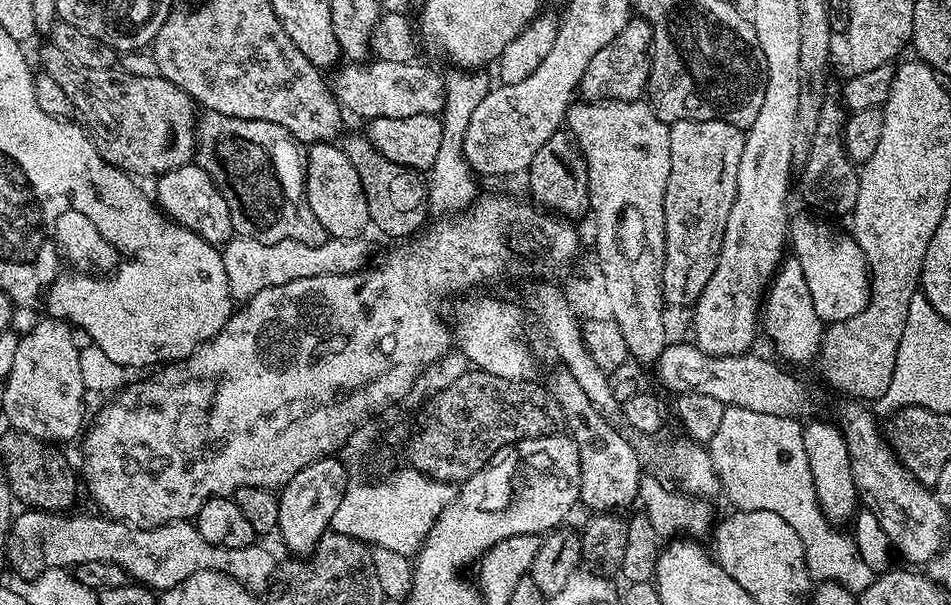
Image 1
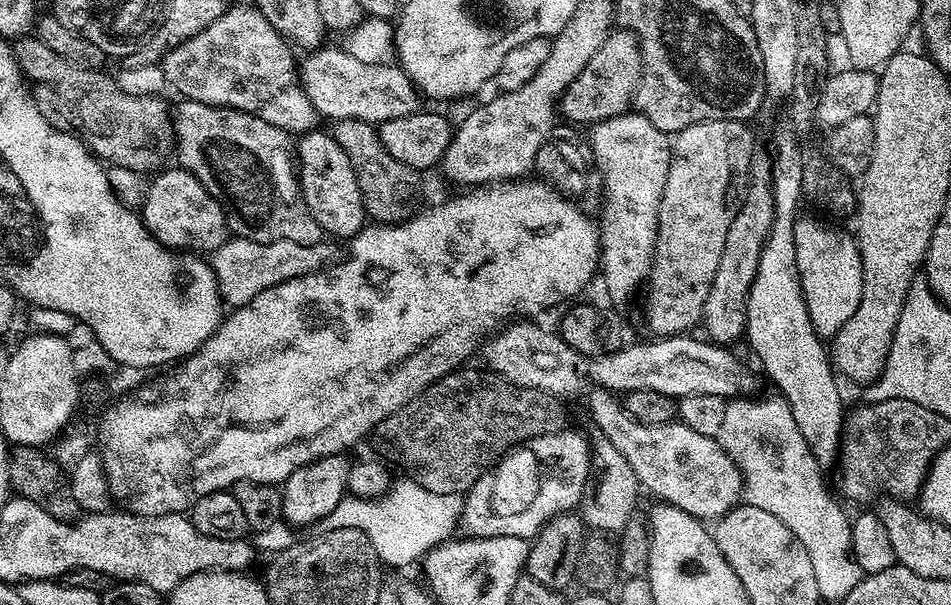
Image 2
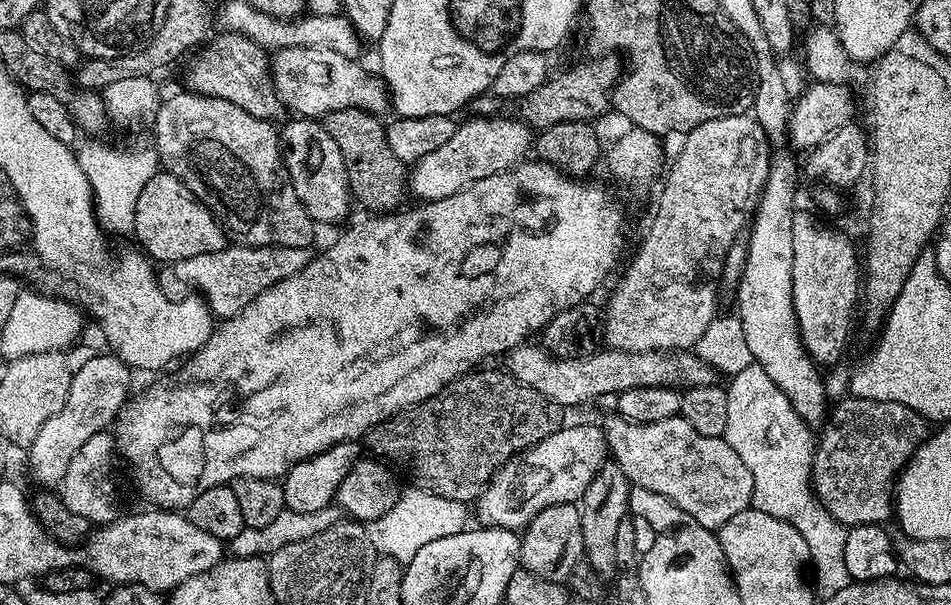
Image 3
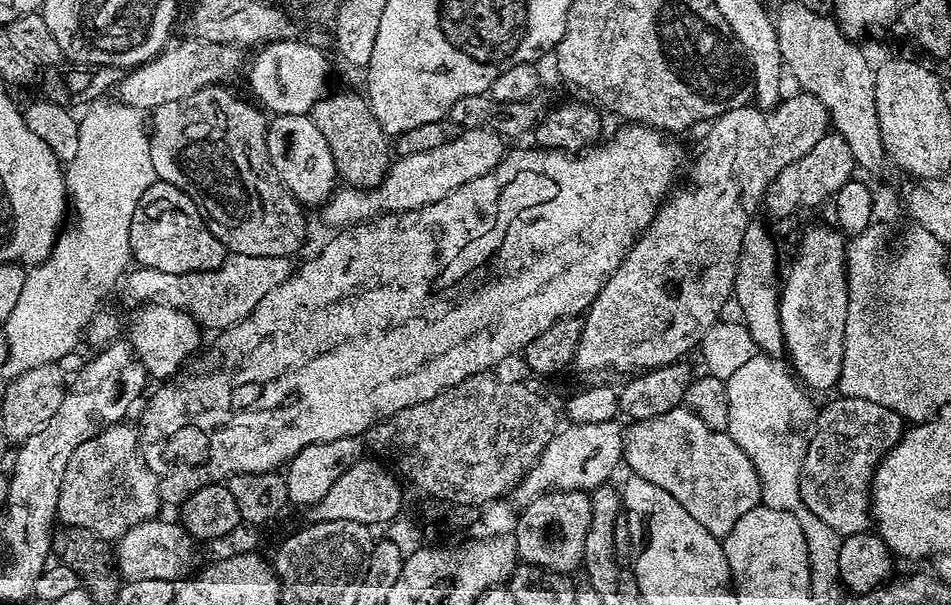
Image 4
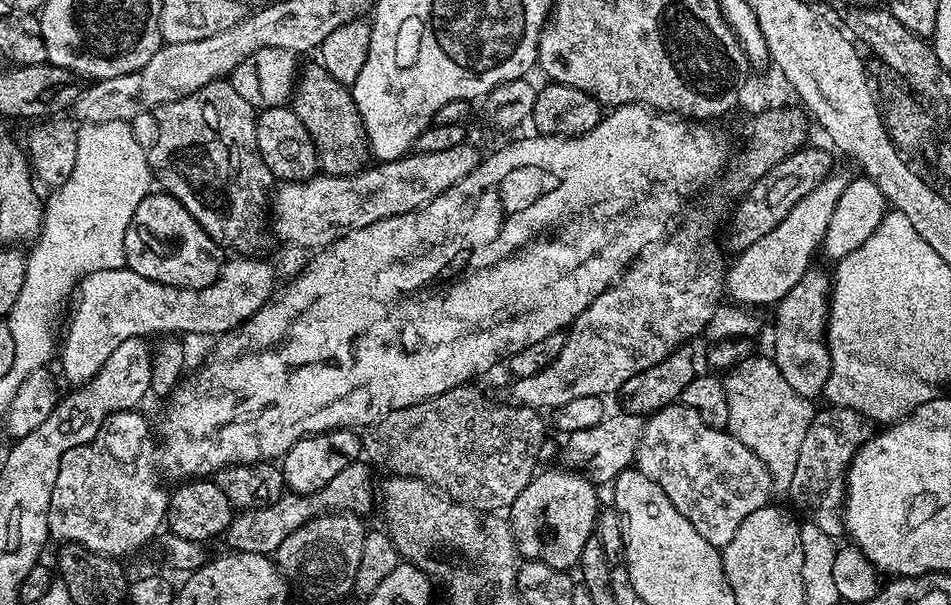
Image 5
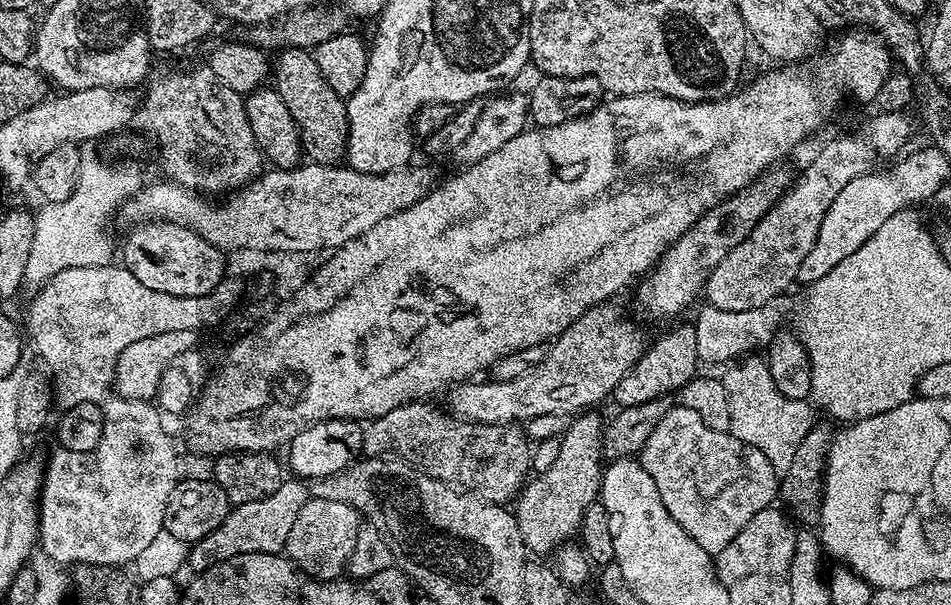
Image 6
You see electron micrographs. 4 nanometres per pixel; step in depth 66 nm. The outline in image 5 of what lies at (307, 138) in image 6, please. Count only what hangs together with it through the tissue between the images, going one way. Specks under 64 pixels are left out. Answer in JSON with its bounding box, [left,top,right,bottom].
[290,62,370,176]

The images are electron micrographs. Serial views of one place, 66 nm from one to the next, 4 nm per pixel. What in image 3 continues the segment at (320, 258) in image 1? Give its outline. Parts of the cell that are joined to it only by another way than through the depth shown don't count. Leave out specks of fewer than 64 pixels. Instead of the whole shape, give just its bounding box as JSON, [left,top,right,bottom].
[170,244,309,318]

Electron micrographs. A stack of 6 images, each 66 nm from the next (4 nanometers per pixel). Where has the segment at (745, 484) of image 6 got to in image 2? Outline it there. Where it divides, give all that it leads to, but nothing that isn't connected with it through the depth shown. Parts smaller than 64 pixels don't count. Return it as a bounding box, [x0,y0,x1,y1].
[587,387,744,522]

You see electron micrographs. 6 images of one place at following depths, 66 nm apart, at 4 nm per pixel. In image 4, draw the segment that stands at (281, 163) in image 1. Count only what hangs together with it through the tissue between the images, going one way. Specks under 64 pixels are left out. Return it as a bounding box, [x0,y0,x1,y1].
[150,86,304,256]

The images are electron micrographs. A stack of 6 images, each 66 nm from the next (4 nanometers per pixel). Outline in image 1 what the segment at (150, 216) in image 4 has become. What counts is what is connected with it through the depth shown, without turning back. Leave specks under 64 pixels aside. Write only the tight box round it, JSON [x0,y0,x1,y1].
[154,162,233,246]

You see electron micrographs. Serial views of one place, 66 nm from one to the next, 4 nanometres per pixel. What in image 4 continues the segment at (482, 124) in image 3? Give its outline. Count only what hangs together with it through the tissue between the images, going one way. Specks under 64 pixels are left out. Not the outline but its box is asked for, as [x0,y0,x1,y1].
[319,128,506,230]

